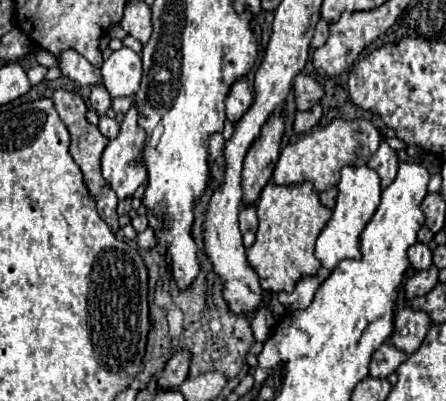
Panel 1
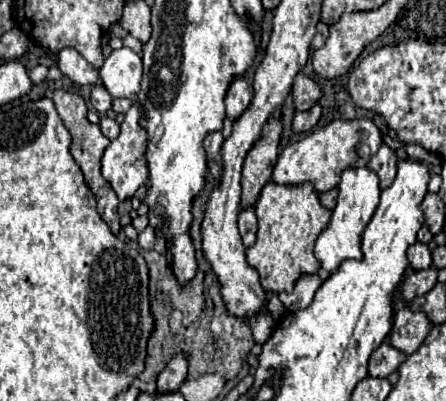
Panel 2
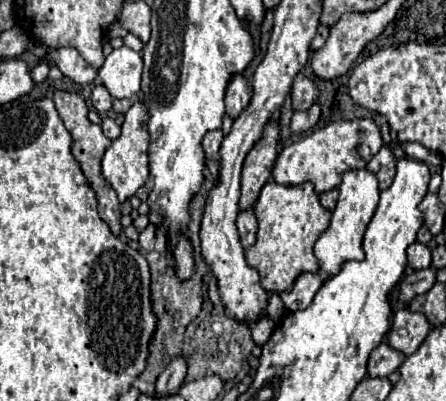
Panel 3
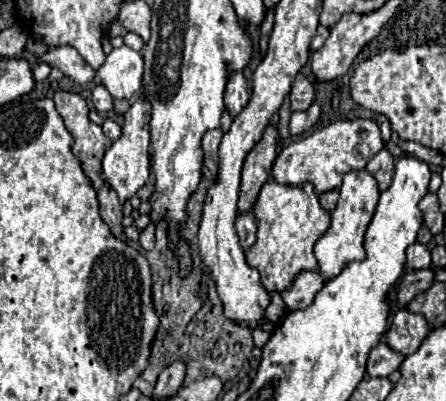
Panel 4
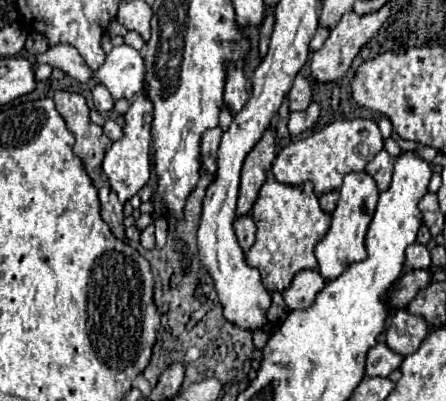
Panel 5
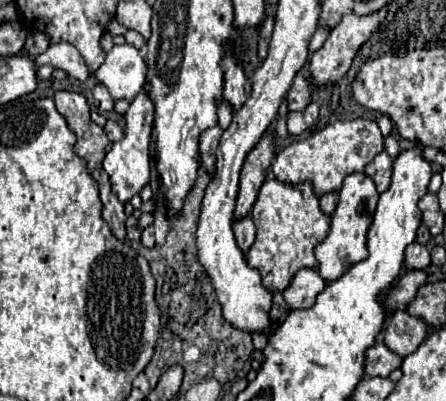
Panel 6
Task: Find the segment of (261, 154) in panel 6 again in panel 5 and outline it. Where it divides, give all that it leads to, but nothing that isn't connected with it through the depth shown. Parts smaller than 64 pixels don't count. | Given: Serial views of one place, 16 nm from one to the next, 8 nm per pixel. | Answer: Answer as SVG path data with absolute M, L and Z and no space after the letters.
M266 130L262 140L252 148L252 152L244 160L242 174L240 174L240 196L238 196L236 216L244 216L252 210L258 192L266 182L266 172L270 170L272 160L276 156L274 136L276 136L274 130Z

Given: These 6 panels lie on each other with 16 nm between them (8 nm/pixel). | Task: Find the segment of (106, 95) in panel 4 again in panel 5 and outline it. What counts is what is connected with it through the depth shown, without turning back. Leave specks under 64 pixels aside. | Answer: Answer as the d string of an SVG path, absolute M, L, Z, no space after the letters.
M98 84L98 86L92 90L92 98L94 98L94 106L96 106L98 112L102 112L102 114L114 108L114 100L112 100L110 92L108 92L102 84Z

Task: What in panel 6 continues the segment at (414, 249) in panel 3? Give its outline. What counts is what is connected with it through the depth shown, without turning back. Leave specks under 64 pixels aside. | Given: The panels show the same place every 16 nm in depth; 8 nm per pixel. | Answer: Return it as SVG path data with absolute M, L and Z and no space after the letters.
M412 242L408 244L406 252L404 252L404 264L408 270L422 270L426 266L430 266L430 252L426 246L418 244L418 242Z

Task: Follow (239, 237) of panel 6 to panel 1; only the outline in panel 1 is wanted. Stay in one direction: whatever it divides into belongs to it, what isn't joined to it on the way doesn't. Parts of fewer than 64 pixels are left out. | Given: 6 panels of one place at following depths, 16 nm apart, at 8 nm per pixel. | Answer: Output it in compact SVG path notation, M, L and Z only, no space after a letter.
M246 206L240 210L240 234L244 240L244 246L252 246L258 230L258 218L256 218L256 206Z

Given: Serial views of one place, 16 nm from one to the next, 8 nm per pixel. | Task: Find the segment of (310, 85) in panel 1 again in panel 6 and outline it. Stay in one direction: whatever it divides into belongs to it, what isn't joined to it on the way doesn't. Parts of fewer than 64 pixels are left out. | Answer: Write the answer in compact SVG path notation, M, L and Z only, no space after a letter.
M296 74L292 88L286 94L288 100L288 110L304 110L310 104L310 84Z

